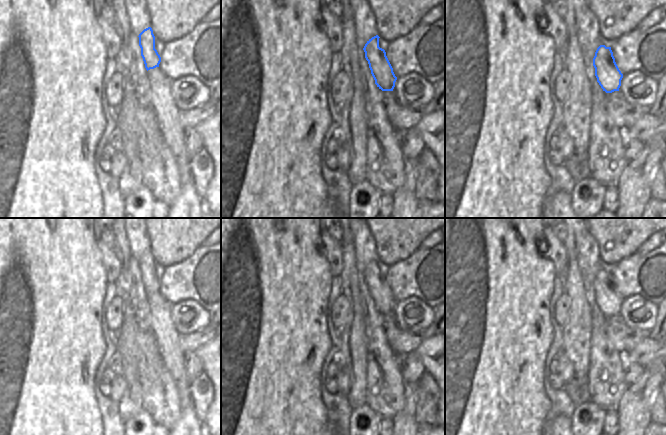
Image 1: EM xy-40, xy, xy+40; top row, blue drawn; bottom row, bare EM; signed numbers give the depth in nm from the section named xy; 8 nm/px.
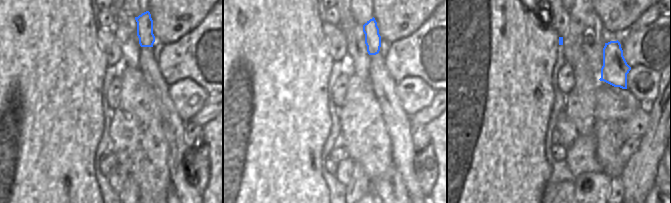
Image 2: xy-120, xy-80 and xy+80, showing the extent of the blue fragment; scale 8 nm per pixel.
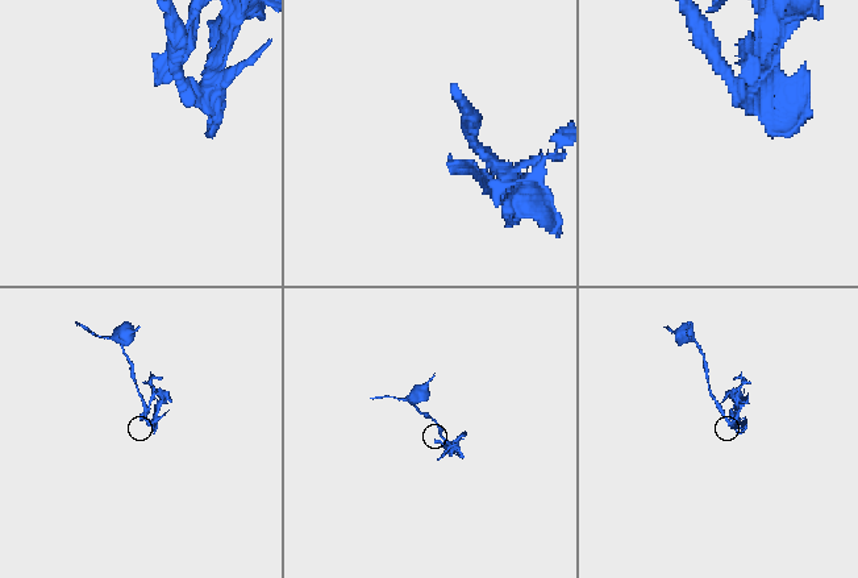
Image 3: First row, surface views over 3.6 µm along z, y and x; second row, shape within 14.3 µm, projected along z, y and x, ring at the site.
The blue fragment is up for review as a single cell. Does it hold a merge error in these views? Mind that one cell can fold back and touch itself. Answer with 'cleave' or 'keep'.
cleave

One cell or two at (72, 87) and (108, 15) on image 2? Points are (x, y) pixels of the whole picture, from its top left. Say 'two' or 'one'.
two

